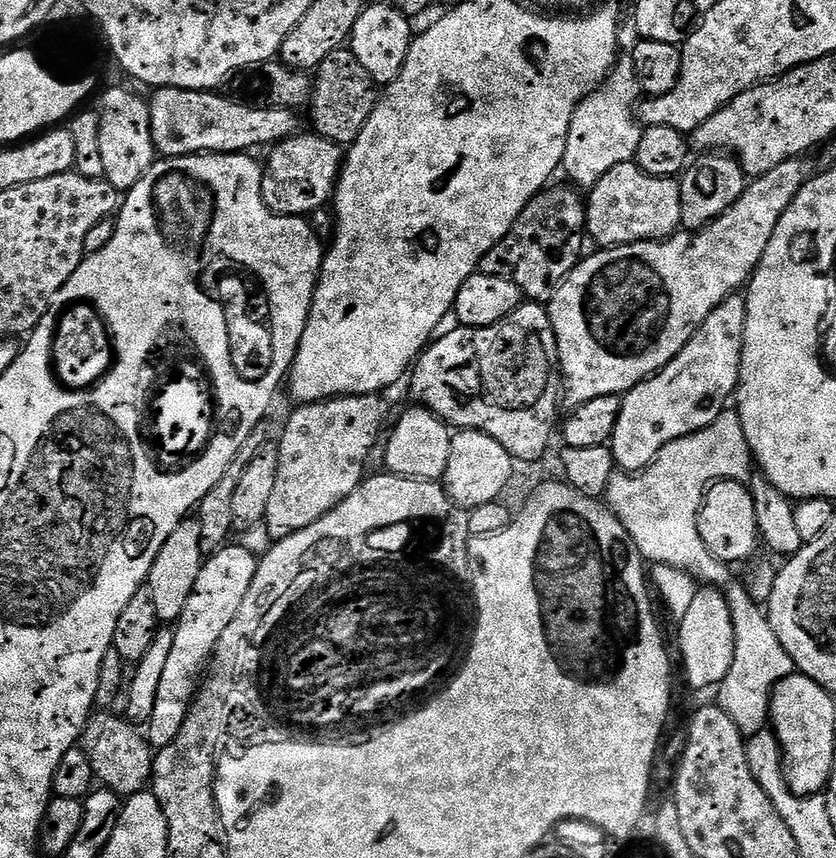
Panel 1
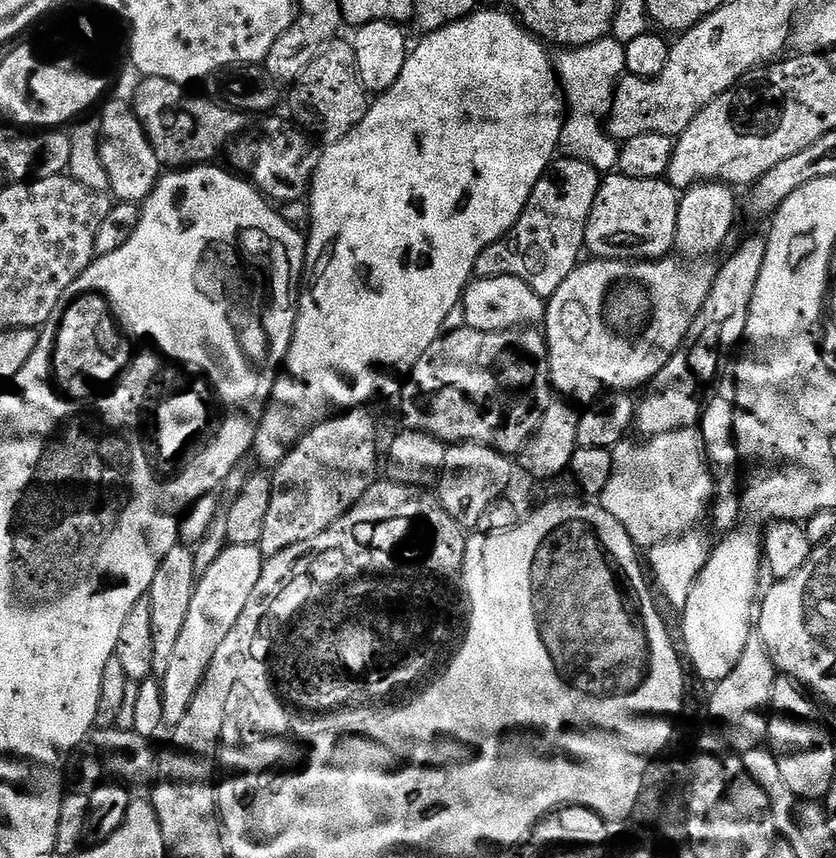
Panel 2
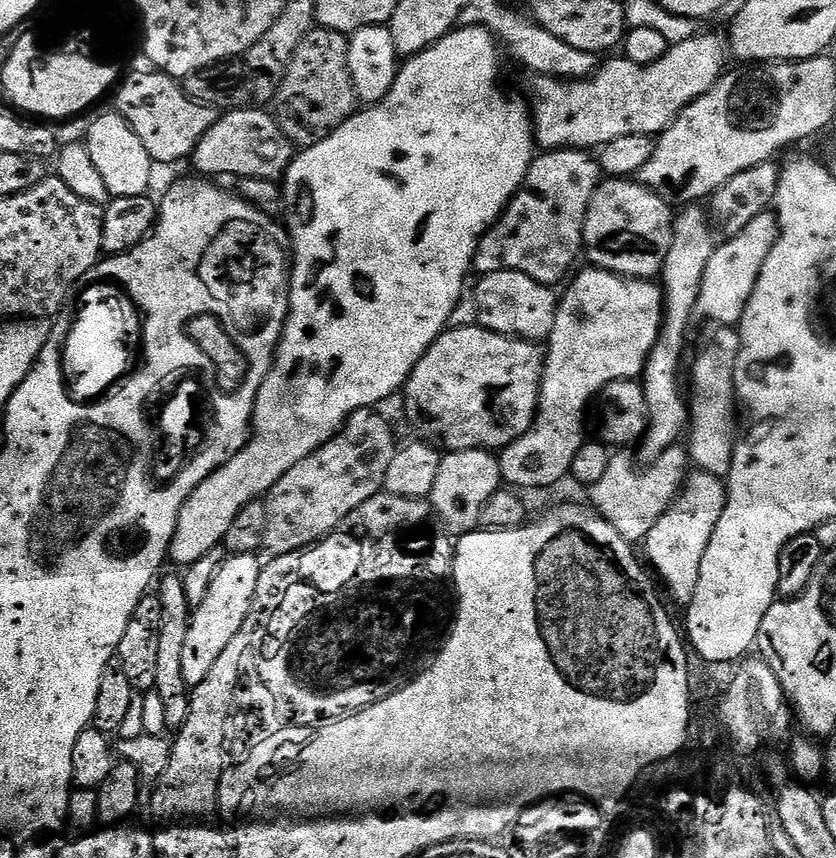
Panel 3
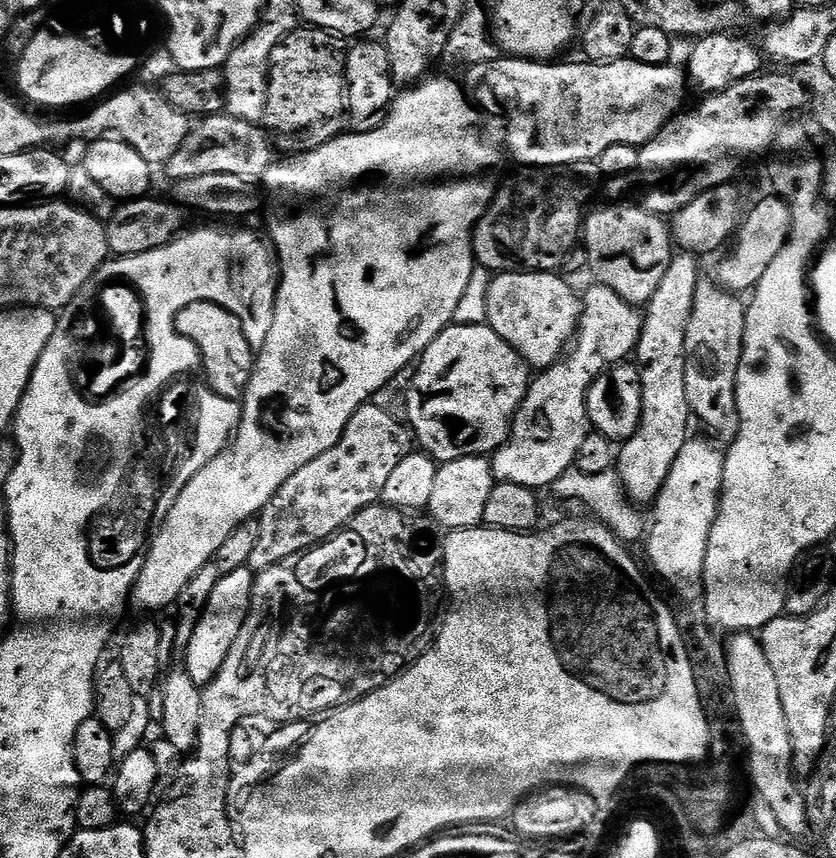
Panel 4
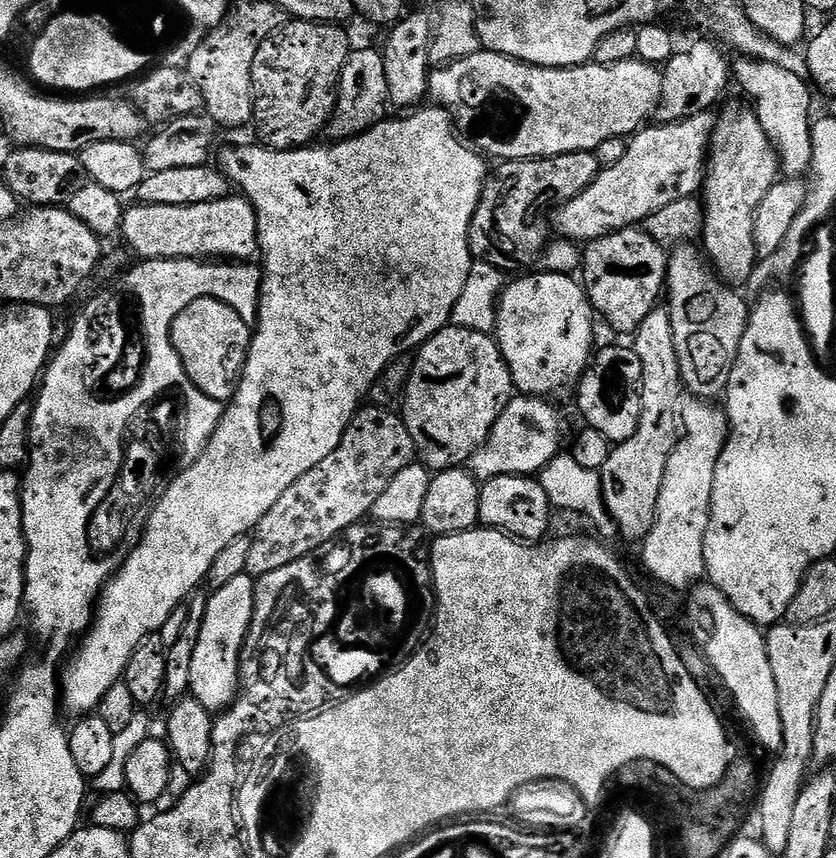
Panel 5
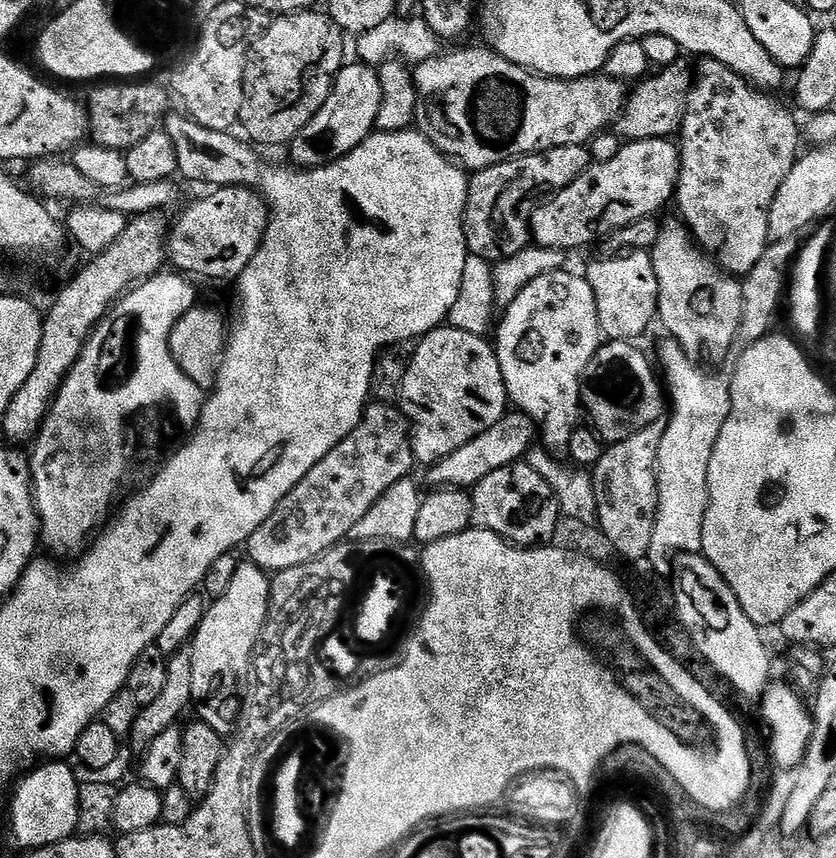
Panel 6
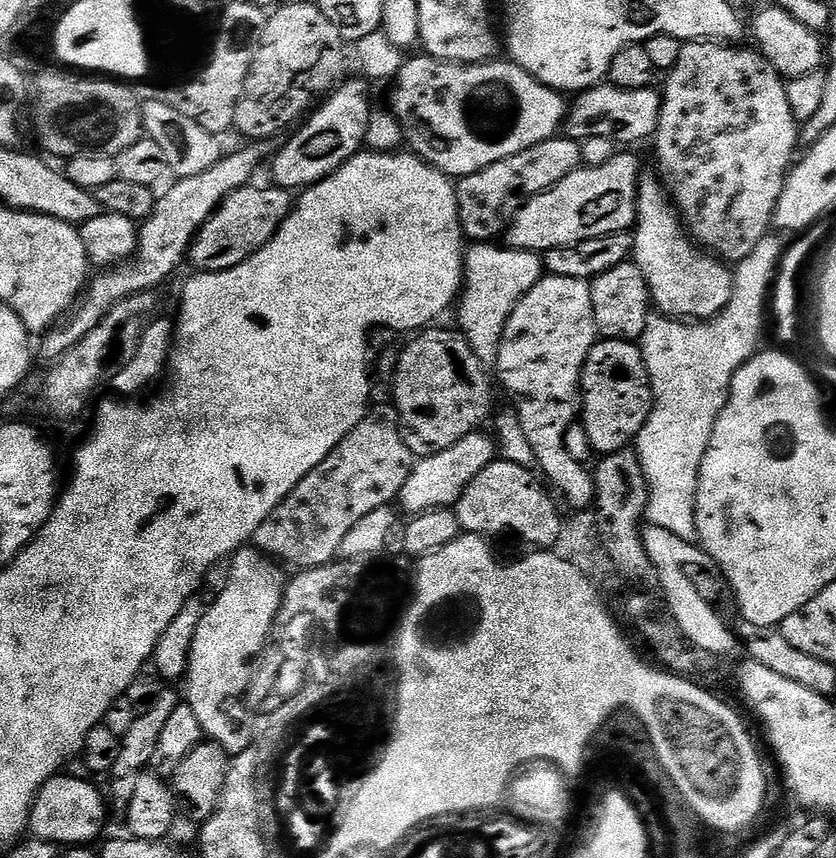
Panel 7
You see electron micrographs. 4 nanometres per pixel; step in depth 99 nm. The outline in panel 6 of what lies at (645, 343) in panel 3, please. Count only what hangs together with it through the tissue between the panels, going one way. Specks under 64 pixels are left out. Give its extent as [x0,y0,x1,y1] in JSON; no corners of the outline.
[427,410,538,490]

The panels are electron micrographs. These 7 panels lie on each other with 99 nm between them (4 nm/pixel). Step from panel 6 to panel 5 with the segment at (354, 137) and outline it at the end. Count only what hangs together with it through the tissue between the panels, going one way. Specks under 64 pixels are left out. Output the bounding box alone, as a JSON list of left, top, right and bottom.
[326,48,389,142]

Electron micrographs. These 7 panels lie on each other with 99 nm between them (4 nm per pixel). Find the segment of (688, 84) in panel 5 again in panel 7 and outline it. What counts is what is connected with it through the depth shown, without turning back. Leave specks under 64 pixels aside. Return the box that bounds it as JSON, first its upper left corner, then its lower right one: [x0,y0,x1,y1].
[566,82,661,146]

